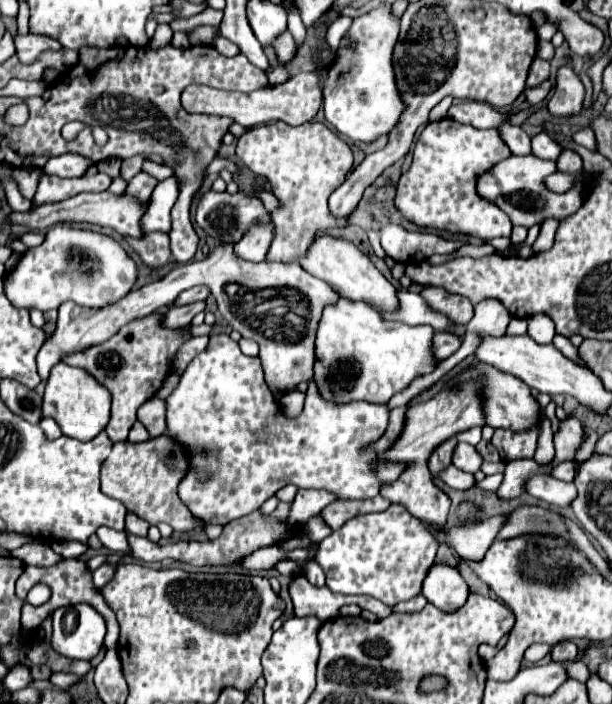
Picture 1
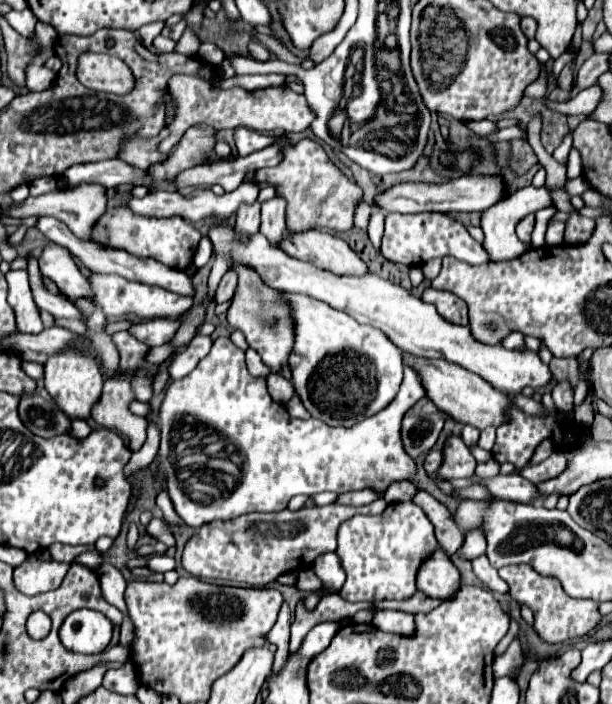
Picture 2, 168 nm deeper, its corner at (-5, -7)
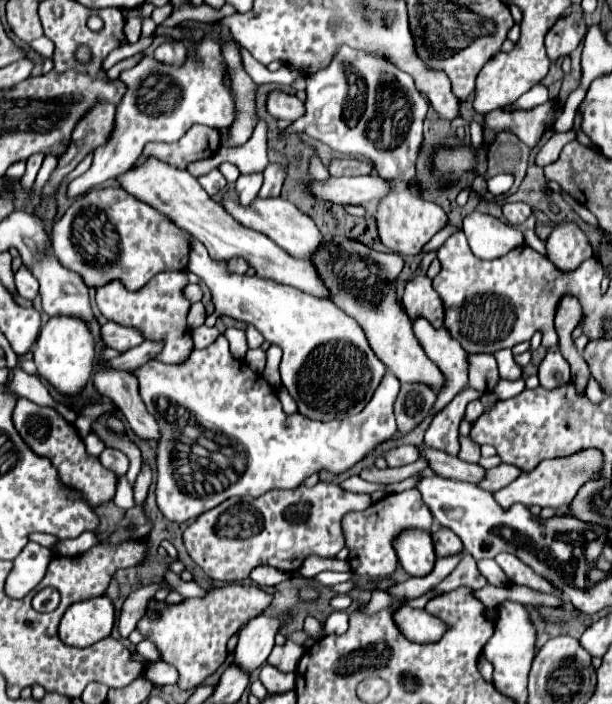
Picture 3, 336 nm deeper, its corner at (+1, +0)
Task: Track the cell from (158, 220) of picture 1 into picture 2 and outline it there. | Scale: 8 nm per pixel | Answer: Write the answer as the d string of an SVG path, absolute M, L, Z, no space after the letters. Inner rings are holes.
M119 206L113 212L105 212L95 228L95 240L99 240L101 244L123 248L129 254L137 254L137 256L151 256L175 270L185 270L189 266L189 262L193 260L195 248L199 244L199 238L201 234L193 228L193 224L189 224L179 216L147 218L147 216L133 214L127 206Z

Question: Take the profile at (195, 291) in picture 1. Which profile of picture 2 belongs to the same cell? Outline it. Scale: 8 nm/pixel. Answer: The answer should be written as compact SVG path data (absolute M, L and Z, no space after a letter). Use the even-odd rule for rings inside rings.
M227 272L227 274L221 278L221 282L219 282L217 290L215 290L215 298L213 298L213 300L215 300L217 304L231 300L231 298L233 298L233 292L235 292L235 286L237 286L237 274L235 274L235 272Z

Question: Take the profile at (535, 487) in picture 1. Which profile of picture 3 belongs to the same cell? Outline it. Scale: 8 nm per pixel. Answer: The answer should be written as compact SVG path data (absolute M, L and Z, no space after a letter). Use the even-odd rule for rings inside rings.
M423 443L415 445L419 451L419 457L427 461L429 469L445 479L457 479L457 481L467 481L467 483L479 483L485 475L485 469L467 461L461 461L459 457L445 455L443 451L437 451L433 447L425 447Z

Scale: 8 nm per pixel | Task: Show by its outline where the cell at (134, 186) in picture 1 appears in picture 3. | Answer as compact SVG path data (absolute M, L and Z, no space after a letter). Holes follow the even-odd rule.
M193 125L177 143L147 143L143 155L153 155L169 165L185 169L191 161L207 159L217 153L221 133L205 125Z

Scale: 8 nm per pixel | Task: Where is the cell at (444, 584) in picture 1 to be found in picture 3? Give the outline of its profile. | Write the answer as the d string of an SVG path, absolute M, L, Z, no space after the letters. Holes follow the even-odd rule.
M421 529L401 531L401 535L397 535L397 543L393 543L393 549L397 551L399 565L411 577L427 575L433 569L435 559L437 559L431 533L421 531Z

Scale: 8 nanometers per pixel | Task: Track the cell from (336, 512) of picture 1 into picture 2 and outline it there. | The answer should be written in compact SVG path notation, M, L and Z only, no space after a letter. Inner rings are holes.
M383 498L375 500L373 504L355 508L355 506L339 506L339 504L329 504L329 506L311 506L311 508L301 508L301 510L281 510L273 514L245 514L235 520L227 522L209 522L207 526L201 526L189 540L189 544L183 550L181 564L183 568L193 574L199 580L209 580L209 578L221 578L221 580L235 580L235 582L245 582L249 586L267 586L277 580L277 576L285 574L287 570L295 568L309 568L313 560L325 552L335 552L337 549L337 532L341 522L355 514L383 514L387 508L387 502Z

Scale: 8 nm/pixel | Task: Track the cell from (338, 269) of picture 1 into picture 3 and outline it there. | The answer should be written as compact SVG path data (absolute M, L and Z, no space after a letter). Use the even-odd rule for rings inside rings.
M227 191L219 203L221 203L221 207L225 207L225 211L229 211L229 215L233 215L235 221L245 225L247 229L263 233L265 237L269 237L273 243L277 243L281 249L289 251L289 255L293 255L297 259L309 259L315 253L315 249L319 249L325 243L323 235L319 233L313 219L309 215L301 213L293 203L289 203L281 197L279 199L257 197L257 199L253 199L253 203L249 207L241 207L241 203L237 203L237 193Z

